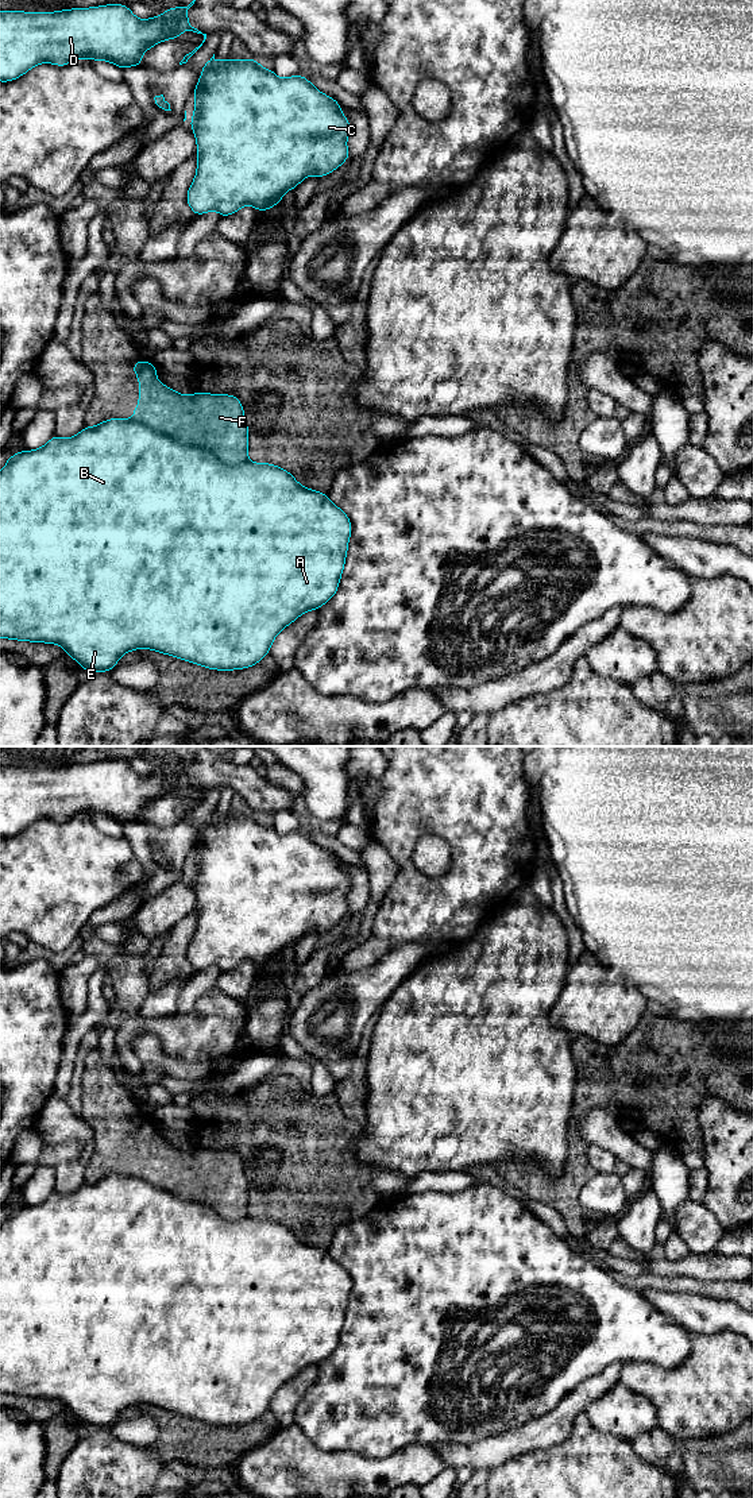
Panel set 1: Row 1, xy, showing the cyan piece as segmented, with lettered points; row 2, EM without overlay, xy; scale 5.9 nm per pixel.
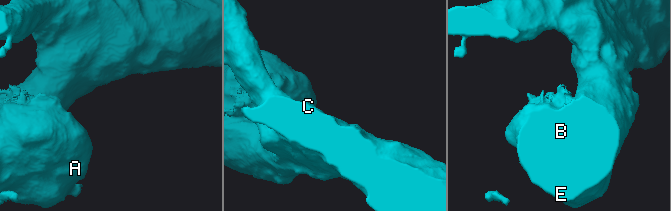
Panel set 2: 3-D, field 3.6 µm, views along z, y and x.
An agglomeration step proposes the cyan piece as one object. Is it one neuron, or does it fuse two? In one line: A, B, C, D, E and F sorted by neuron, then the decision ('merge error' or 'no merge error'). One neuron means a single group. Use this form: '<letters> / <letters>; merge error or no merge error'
A B C D E / F; merge error

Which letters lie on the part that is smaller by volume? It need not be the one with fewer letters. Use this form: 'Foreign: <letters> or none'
Foreign: F

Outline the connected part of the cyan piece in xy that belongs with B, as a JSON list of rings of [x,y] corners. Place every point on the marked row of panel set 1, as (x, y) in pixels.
[[[109,418],[96,426],[85,426],[78,435],[69,439],[62,439],[54,435],[42,448],[34,451],[22,449],[16,455],[8,456],[5,466],[0,472],[0,637],[19,641],[58,644],[65,649],[67,656],[73,657],[84,668],[85,672],[109,672],[124,653],[140,648],[190,661],[208,669],[244,669],[256,665],[266,655],[270,655],[270,646],[283,628],[294,622],[301,614],[309,610],[318,610],[333,598],[345,565],[345,555],[351,533],[352,525],[348,516],[329,499],[328,494],[301,486],[289,471],[274,464],[251,463],[248,460],[238,466],[224,464],[212,453],[198,451],[192,445],[184,445],[173,436],[157,432],[142,421],[128,418]]]

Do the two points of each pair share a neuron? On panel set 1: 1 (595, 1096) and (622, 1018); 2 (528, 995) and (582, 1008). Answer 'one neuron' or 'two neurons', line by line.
1: two neurons
2: two neurons

